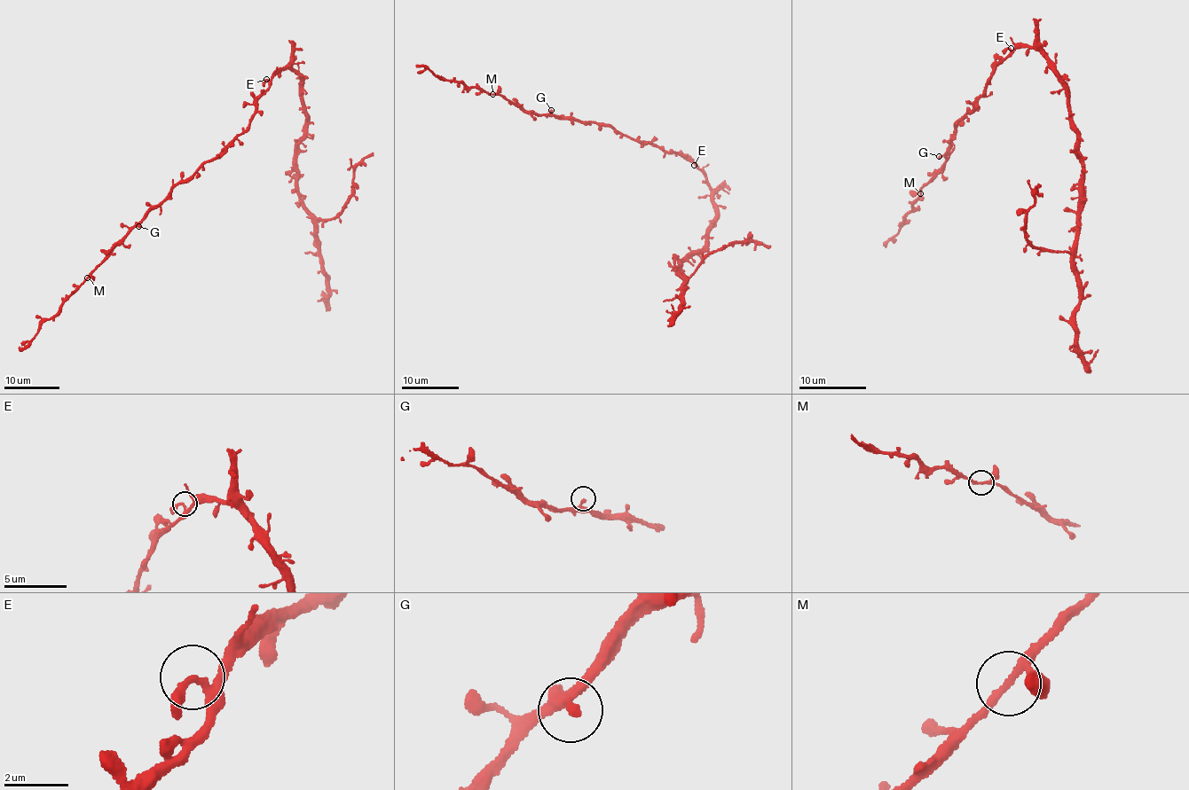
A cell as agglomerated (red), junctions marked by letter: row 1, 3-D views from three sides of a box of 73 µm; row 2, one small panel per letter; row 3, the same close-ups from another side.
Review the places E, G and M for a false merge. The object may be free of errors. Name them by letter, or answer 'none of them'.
none of them

